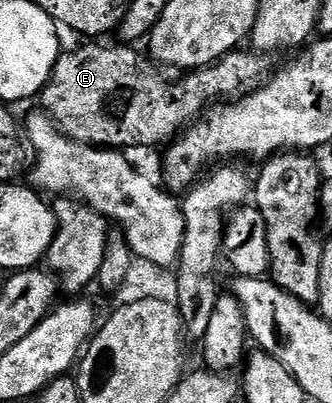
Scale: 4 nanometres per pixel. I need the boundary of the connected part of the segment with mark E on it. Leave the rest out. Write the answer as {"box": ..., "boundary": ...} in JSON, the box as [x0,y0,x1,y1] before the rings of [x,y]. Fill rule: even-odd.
{"box":[39,42,274,149],"boundary":[[[100,42],[90,43],[90,47],[62,54],[41,91],[39,104],[68,139],[102,149],[168,145],[207,109],[260,89],[274,70],[268,54],[238,49],[208,67],[186,70],[182,79],[172,83],[160,66],[144,63],[132,46],[100,47]]]}

